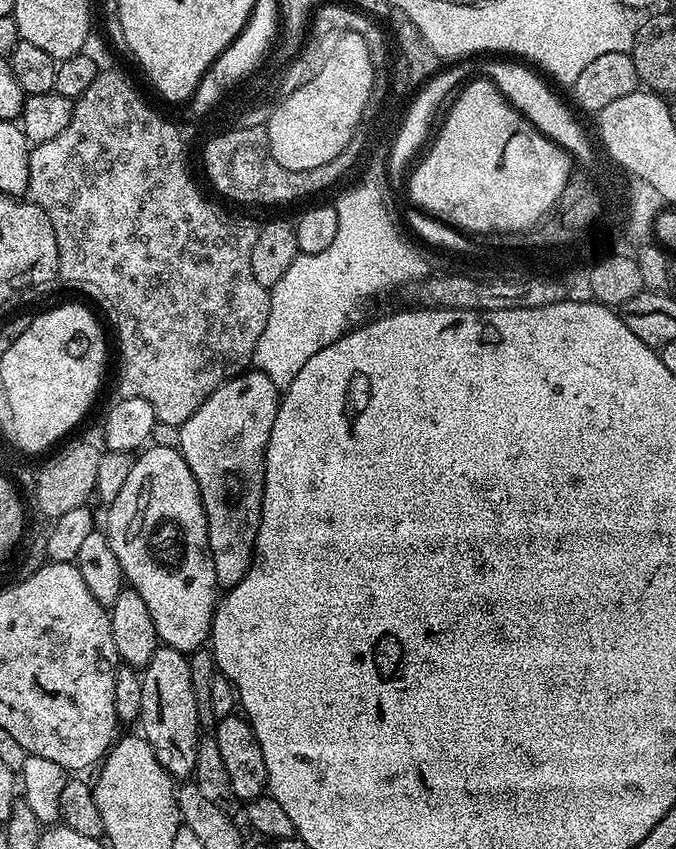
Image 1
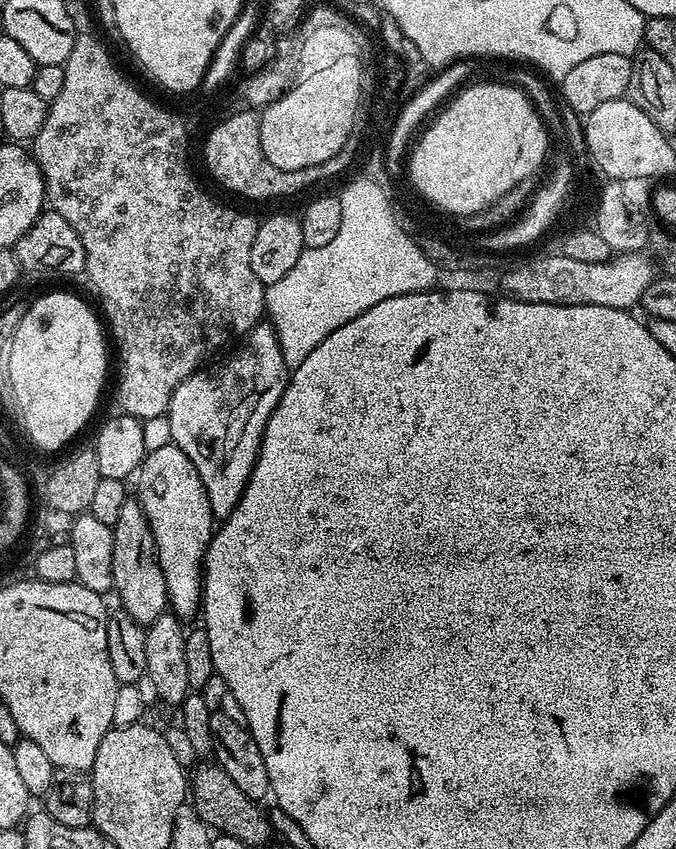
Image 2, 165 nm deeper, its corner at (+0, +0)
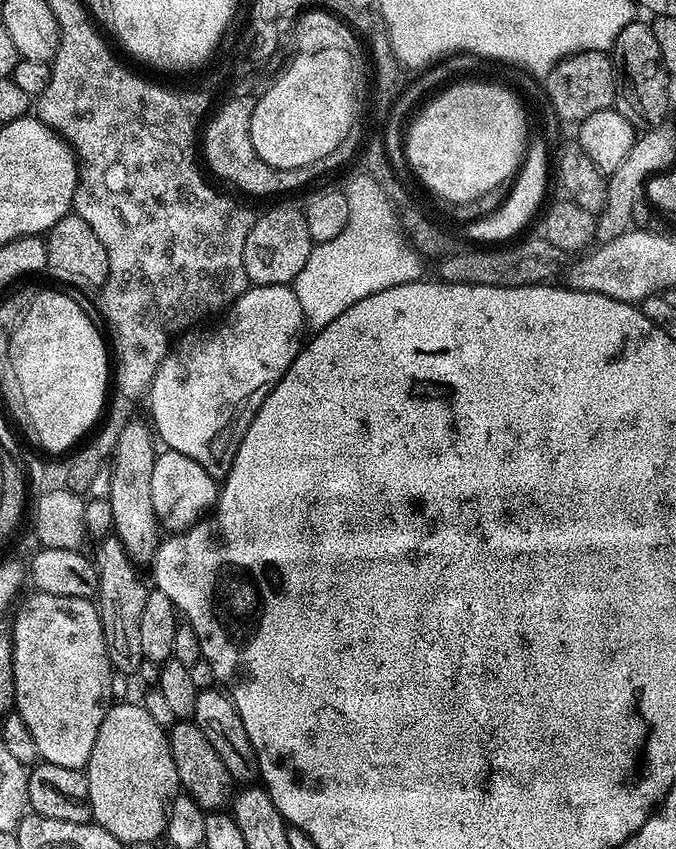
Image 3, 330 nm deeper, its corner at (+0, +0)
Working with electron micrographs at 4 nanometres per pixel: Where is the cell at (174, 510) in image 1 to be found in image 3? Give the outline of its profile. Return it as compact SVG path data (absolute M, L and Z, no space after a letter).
M171 450L161 451L157 455L154 475L150 478L150 498L154 502L154 514L161 529L172 534L184 532L215 505L217 495L217 477L206 474L194 458L186 458L186 454Z

